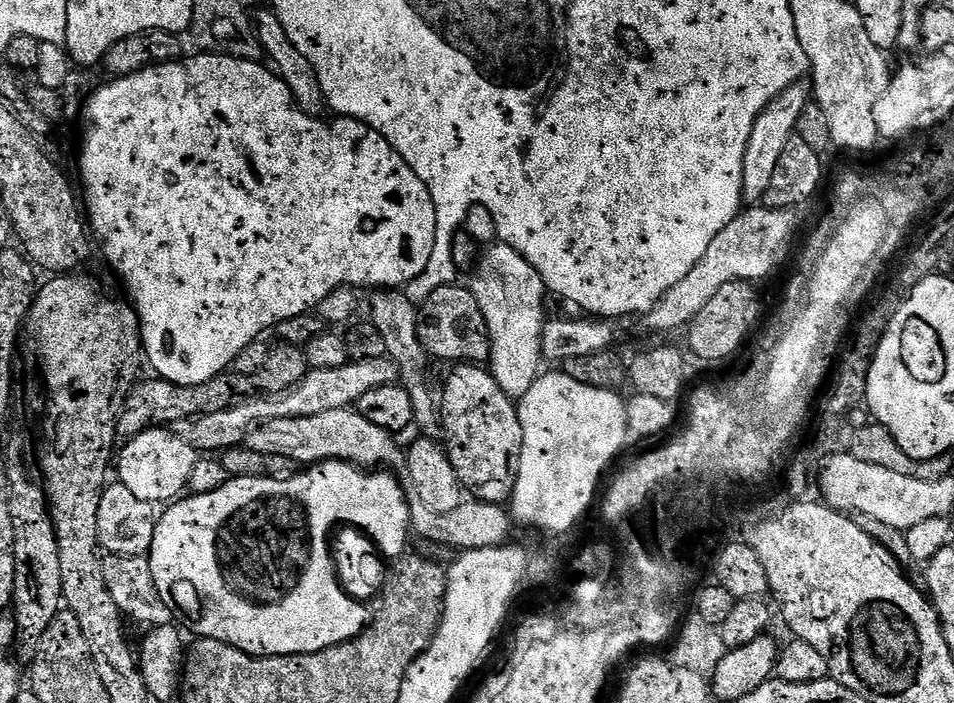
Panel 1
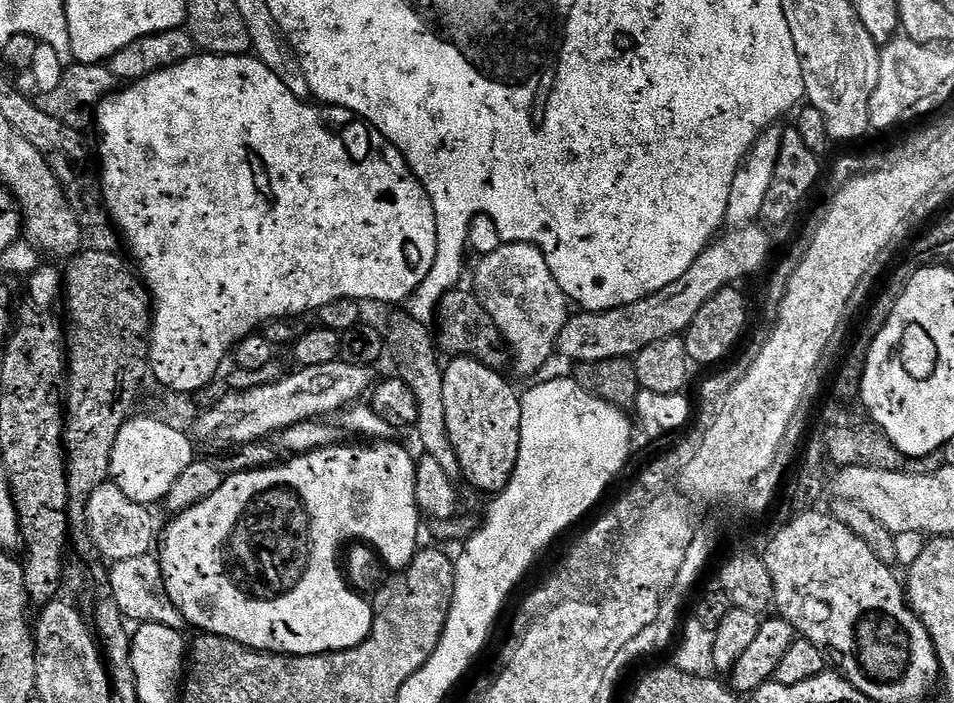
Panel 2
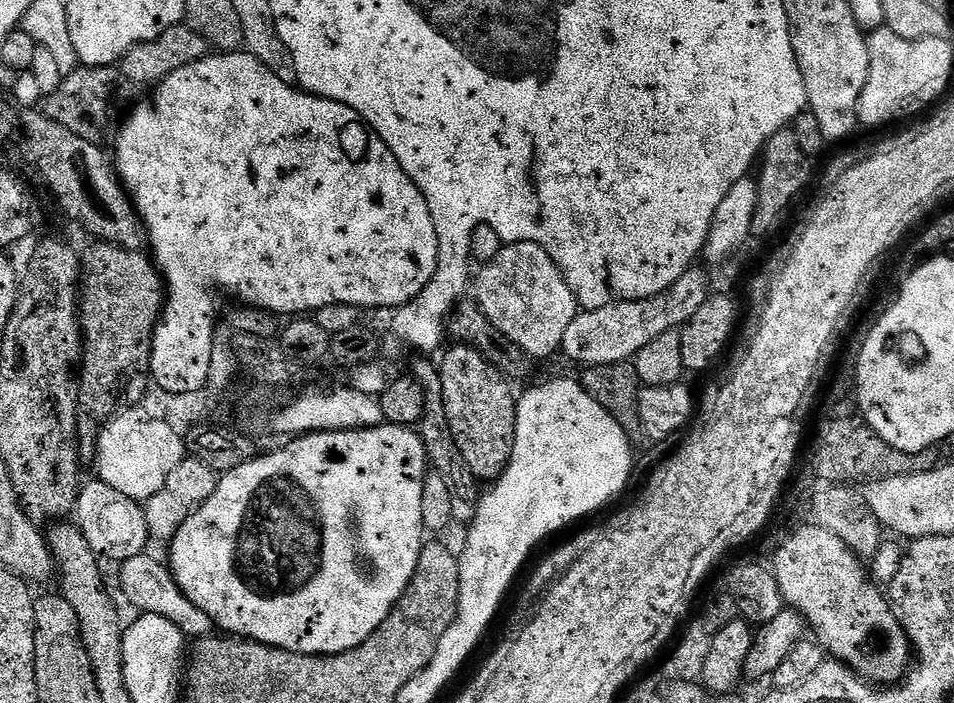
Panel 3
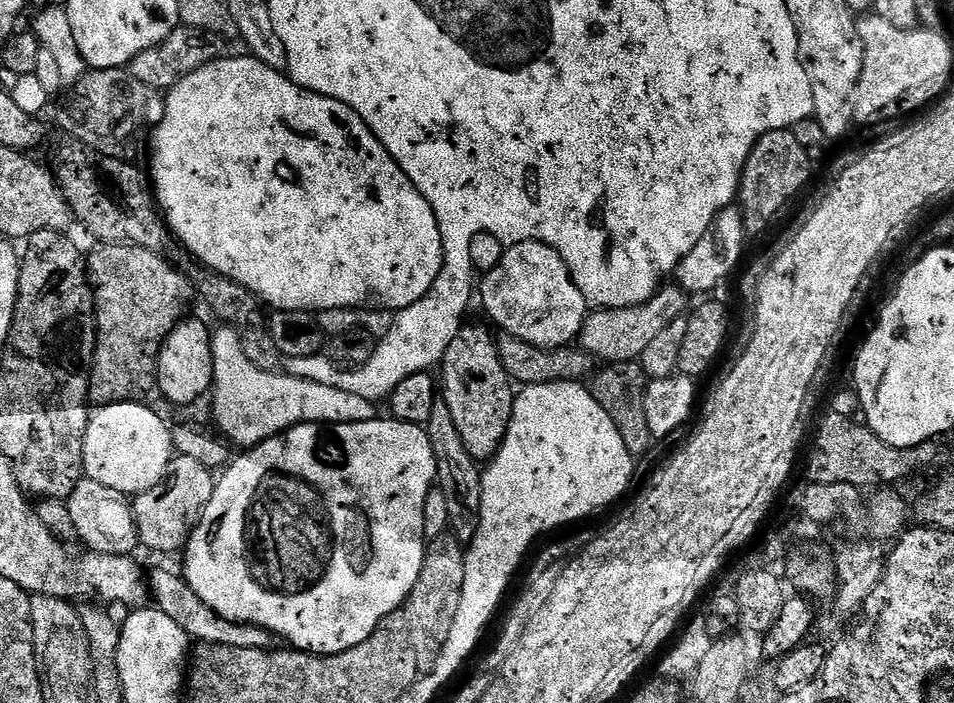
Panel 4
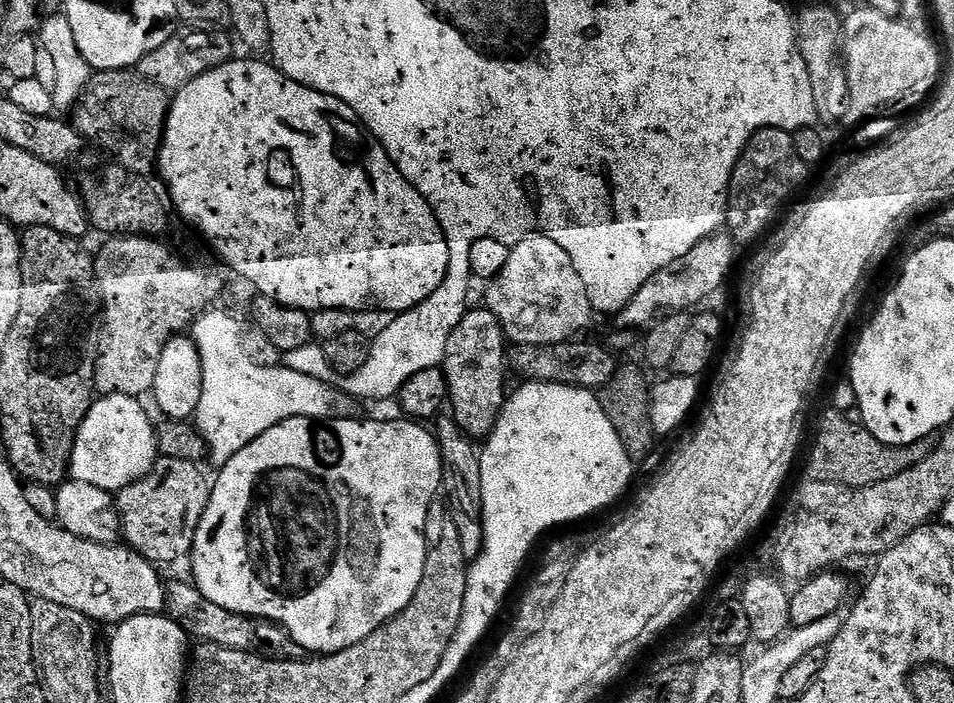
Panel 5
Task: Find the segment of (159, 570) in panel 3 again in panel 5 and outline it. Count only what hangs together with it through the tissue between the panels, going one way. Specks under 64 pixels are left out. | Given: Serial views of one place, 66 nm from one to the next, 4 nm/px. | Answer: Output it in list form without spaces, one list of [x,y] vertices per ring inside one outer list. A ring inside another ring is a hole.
[[[176,580],[167,585],[168,589],[168,603],[166,605],[166,612],[167,615],[171,616],[172,619],[178,621],[180,625],[183,626],[185,632],[188,633],[189,637],[195,638],[197,641],[203,642],[205,644],[217,644],[218,646],[226,646],[230,650],[242,650],[243,652],[253,652],[254,654],[258,654],[259,656],[265,656],[266,658],[270,658],[271,660],[282,660],[285,658],[296,658],[301,655],[302,649],[299,647],[299,645],[295,644],[294,641],[292,641],[292,637],[288,635],[287,632],[284,631],[283,628],[280,627],[278,624],[273,624],[270,620],[261,620],[254,616],[243,616],[242,614],[234,614],[230,610],[222,610],[222,606],[214,606],[214,602],[210,602],[210,598],[206,598],[202,595],[202,593],[199,592],[198,589],[196,589],[195,583],[187,582],[188,584],[183,584],[182,581]]]

